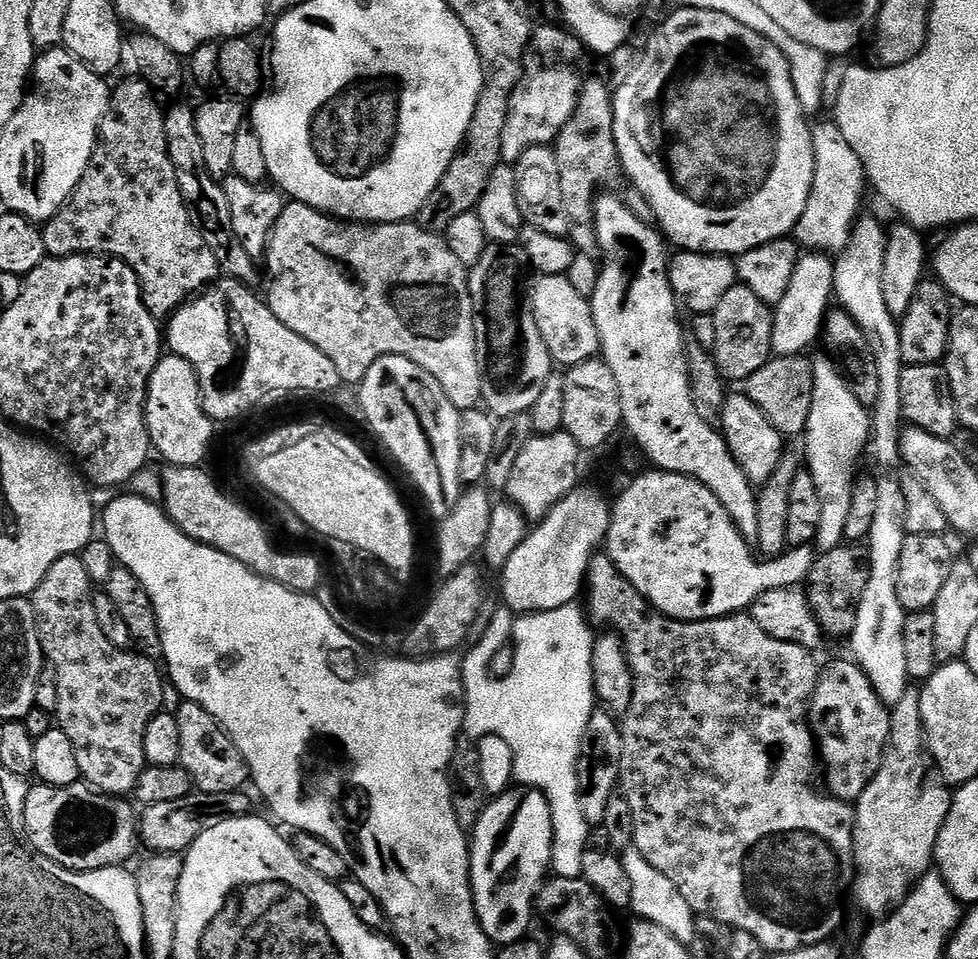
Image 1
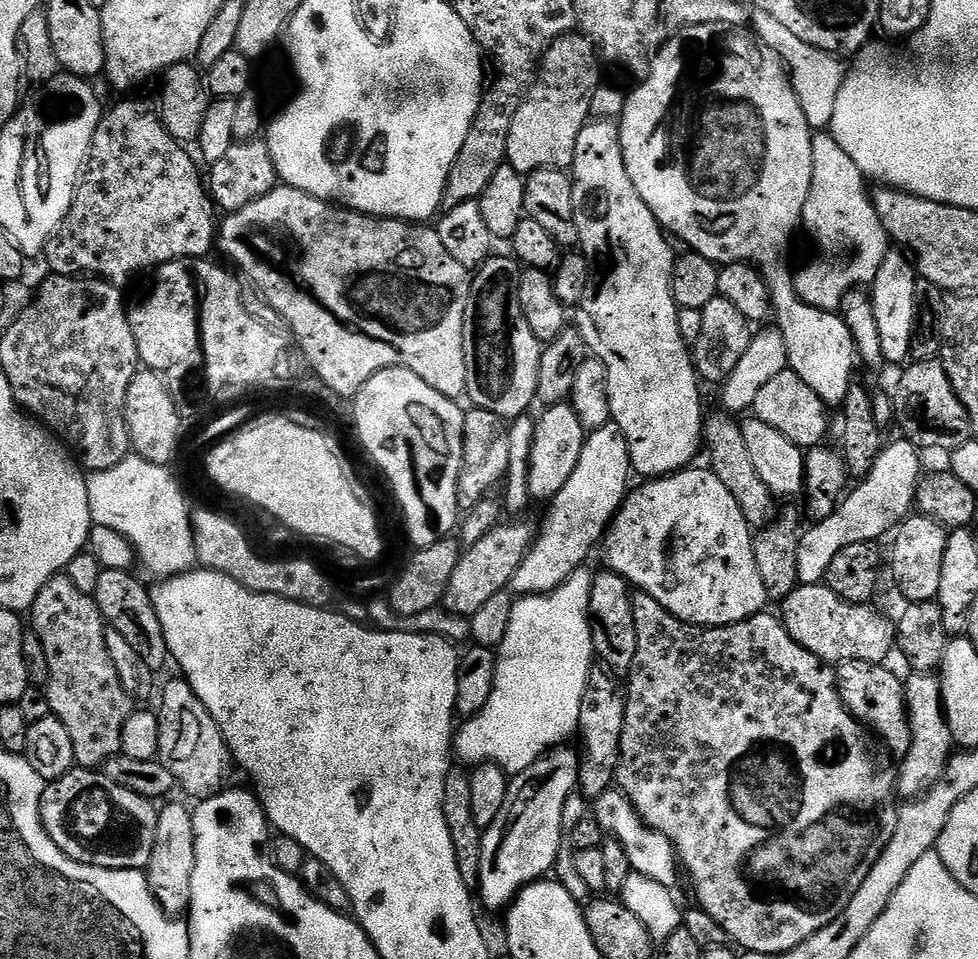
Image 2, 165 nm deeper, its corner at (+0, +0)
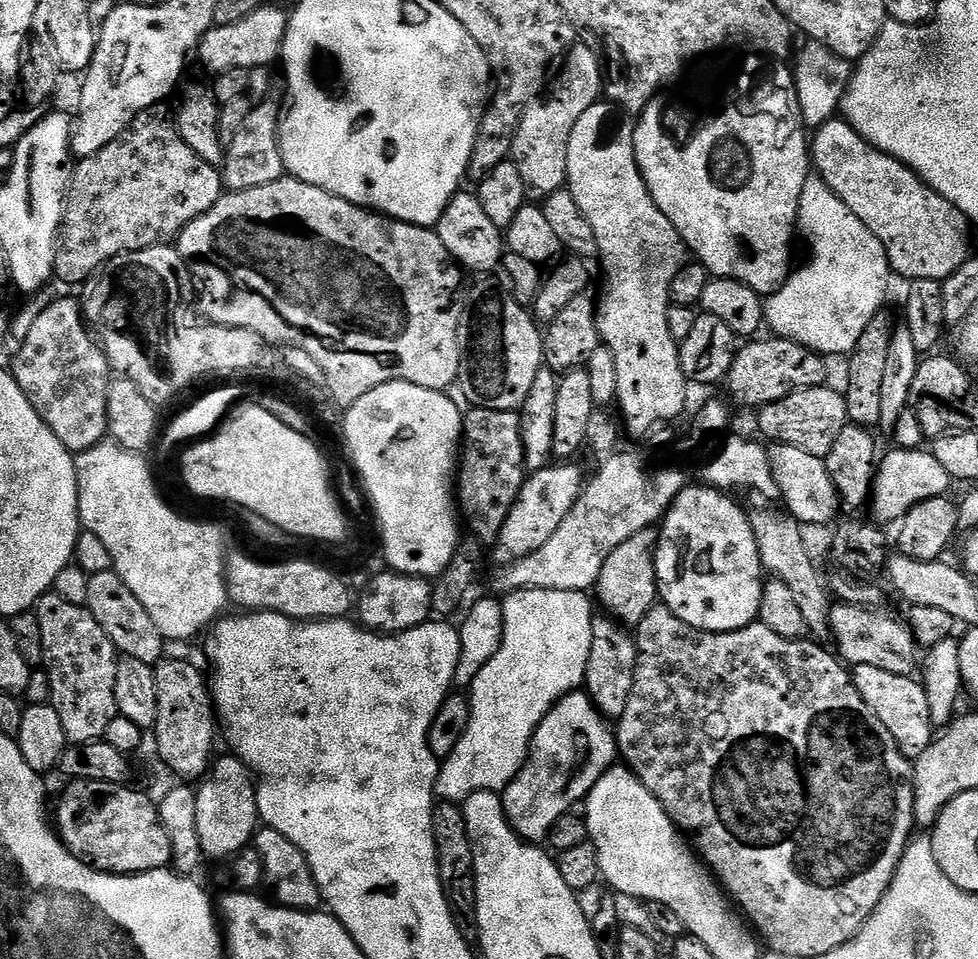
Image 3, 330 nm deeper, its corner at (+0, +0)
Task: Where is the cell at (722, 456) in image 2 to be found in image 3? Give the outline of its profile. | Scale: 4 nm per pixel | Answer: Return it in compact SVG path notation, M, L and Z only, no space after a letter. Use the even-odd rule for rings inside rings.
M772 506L764 507L768 508L760 508L756 513L753 511L750 516L763 571L769 577L786 582L786 586L790 586L790 591L794 593L794 598L802 610L802 618L806 618L811 635L827 637L830 632L830 599L828 600L828 592L824 589L824 580L812 561L812 552L804 541L805 529L791 514L775 512Z

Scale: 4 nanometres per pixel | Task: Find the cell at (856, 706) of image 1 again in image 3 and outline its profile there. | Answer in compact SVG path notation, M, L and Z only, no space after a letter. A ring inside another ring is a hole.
M855 666L851 673L858 694L862 694L866 706L874 710L878 722L890 730L900 753L913 762L926 754L926 746L930 746L934 739L934 725L923 683L912 676L890 674L890 670L881 670L879 666Z

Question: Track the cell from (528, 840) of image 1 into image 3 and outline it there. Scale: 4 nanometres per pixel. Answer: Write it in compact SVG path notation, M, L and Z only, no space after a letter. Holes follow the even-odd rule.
M577 690L563 696L542 718L535 734L532 735L532 746L527 760L524 761L524 767L502 792L504 812L508 815L513 830L523 840L547 841L554 822L558 822L558 818L569 815L575 809L572 807L576 803L579 805L587 797L588 791L595 786L598 778L602 778L602 774L613 767L615 760L612 759L617 759L618 756L618 743L615 731L611 727L608 729L608 724L609 721L600 713L596 703L584 690Z

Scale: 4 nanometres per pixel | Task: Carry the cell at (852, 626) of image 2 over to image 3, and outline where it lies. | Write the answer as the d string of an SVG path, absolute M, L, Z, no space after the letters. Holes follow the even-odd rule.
M836 602L830 608L831 639L836 639L835 651L848 666L879 666L890 674L912 676L918 668L918 645L907 623L895 620L884 612L868 606Z

